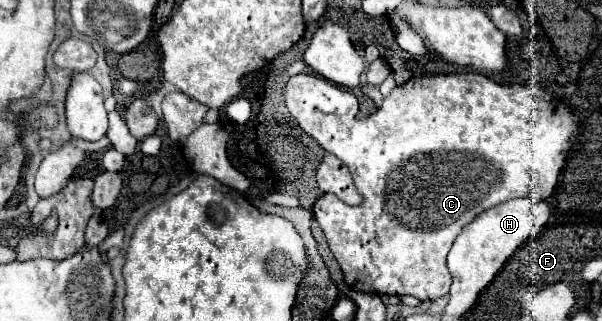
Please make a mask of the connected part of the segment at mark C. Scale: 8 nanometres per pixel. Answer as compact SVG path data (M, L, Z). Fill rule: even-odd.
M302 72L296 74L288 80L286 84L286 108L290 110L290 114L296 118L296 122L302 126L302 130L306 134L310 134L326 152L338 156L350 170L356 190L362 196L362 204L358 206L348 206L344 202L340 202L334 194L324 194L322 198L316 200L314 204L314 216L318 226L322 228L326 242L336 258L336 262L342 268L344 274L344 282L358 290L358 292L374 292L374 294L410 294L416 296L418 300L436 300L444 294L448 294L450 290L450 272L446 268L446 254L452 246L452 242L456 240L456 236L460 234L460 230L472 222L480 212L506 202L510 198L520 198L520 196L528 196L534 200L546 200L560 178L560 172L566 164L566 156L570 152L570 146L576 138L578 132L578 118L574 114L570 114L568 106L562 102L554 102L550 98L546 98L546 90L538 88L538 86L522 86L522 84L512 84L512 86L502 86L496 84L494 80L478 74L478 72L470 72L470 74L448 74L448 76L420 76L420 78L412 78L402 86L396 86L394 92L390 96L384 98L382 108L372 114L366 120L356 118L358 114L358 98L352 90L348 88L340 88L320 76L316 76L314 72Z

